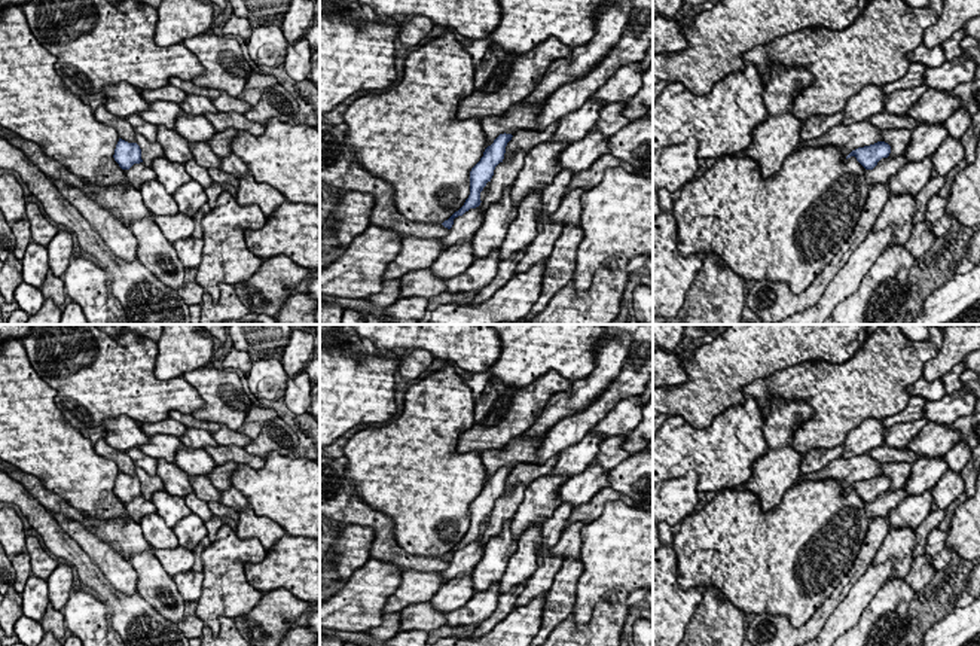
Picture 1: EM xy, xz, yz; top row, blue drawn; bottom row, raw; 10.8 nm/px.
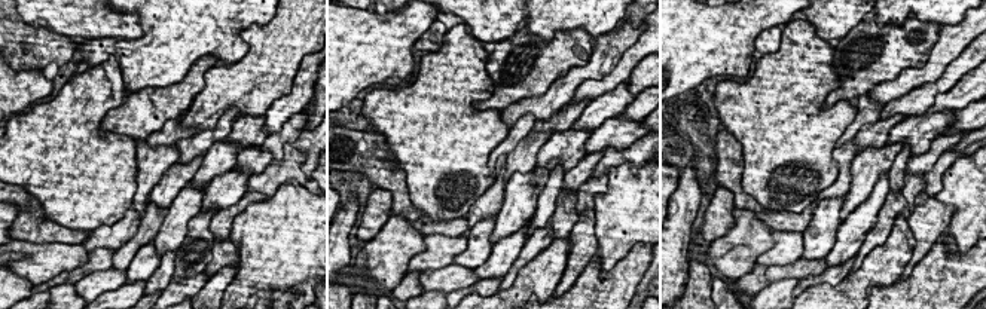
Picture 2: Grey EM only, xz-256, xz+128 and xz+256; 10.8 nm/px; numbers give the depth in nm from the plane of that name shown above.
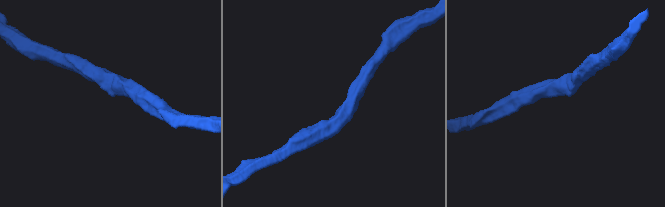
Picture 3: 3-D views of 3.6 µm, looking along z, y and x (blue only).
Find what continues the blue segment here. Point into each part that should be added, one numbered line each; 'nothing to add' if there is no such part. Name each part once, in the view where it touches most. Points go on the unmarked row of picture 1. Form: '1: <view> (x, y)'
nothing to add

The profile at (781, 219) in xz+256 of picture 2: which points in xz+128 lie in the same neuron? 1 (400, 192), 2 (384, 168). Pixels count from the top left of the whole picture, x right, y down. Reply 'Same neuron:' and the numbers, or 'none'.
Same neuron: 1, 2

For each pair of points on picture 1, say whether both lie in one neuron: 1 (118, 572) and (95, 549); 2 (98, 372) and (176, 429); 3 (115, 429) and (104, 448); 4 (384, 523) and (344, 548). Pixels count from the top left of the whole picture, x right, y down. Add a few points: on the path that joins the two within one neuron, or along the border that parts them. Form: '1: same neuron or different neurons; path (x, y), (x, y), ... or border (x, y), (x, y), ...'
1: same neuron; path (112, 566), (101, 555)
2: different neurons; border (168, 417), (140, 424)
3: different neurons; border (104, 438), (112, 447), (124, 451)
4: different neurons; border (345, 524), (365, 524), (374, 530), (369, 557)

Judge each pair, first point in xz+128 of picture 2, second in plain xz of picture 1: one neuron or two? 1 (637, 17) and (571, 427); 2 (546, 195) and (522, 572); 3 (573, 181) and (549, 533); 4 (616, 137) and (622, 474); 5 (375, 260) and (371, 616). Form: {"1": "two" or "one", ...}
{"1": "two", "2": "one", "3": "one", "4": "two", "5": "one"}

